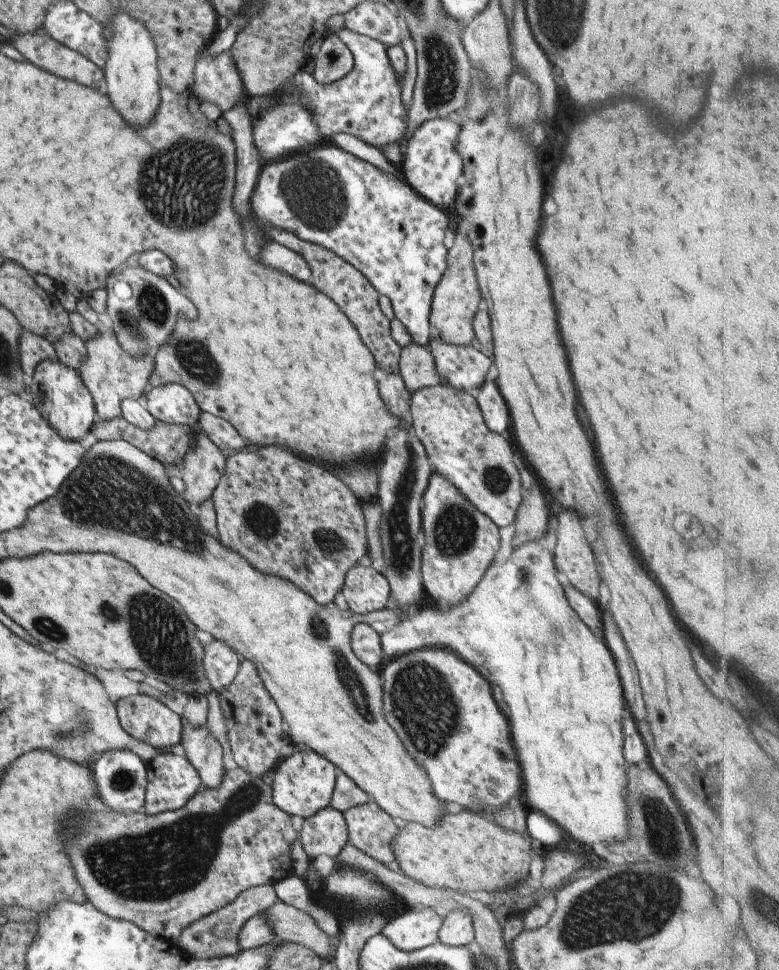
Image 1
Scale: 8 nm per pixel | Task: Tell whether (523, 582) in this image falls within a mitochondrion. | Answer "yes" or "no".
yes

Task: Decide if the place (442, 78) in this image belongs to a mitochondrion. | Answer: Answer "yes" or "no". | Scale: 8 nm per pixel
yes

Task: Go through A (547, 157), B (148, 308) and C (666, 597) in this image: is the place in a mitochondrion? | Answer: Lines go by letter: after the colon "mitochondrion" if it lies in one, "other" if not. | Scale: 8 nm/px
A: other
B: mitochondrion
C: other

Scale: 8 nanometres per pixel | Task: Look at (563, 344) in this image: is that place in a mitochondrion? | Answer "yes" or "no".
no

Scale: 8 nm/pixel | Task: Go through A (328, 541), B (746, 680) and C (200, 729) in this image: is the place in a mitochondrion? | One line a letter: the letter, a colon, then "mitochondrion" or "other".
A: mitochondrion
B: other
C: other

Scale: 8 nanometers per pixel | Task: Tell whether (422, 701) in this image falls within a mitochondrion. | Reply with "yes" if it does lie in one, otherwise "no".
yes

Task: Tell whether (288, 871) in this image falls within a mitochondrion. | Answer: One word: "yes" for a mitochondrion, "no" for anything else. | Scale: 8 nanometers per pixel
no

